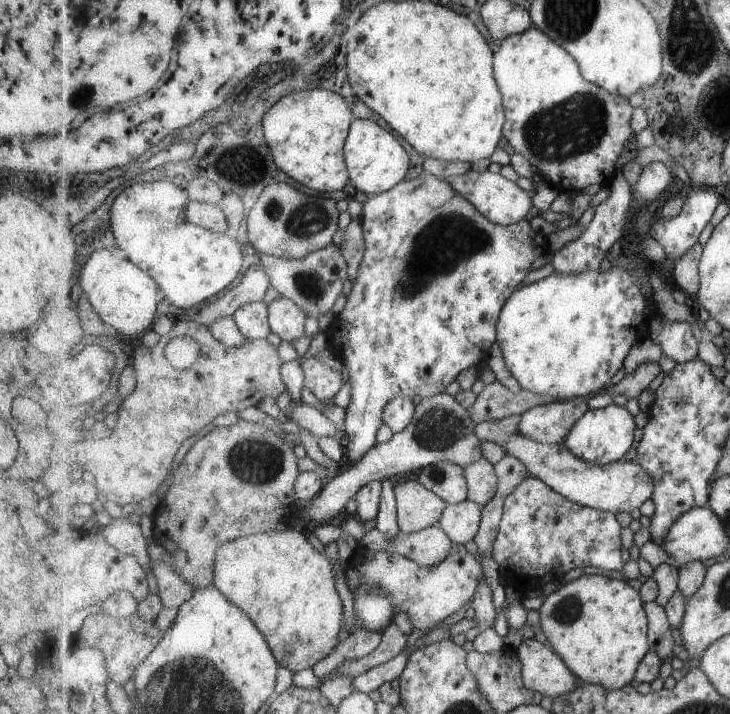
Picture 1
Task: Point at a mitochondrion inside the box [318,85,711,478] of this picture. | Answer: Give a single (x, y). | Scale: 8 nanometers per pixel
(570, 129)

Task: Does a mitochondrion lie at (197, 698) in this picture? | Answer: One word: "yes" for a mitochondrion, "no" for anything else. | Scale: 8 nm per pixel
yes

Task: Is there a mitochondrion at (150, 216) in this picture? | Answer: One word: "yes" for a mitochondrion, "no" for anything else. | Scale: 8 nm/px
yes

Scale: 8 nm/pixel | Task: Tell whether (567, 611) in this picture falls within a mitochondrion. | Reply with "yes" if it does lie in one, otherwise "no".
yes

